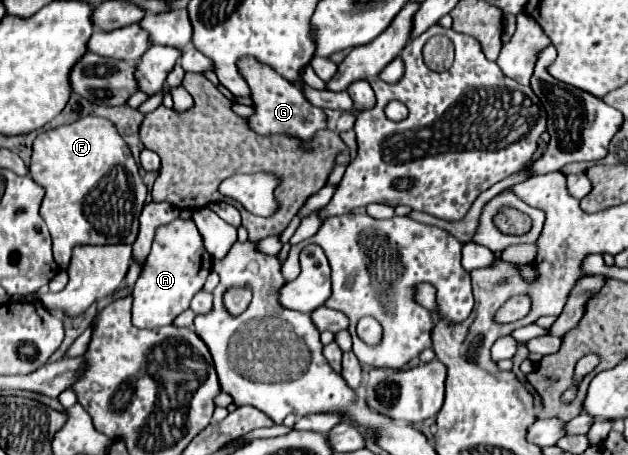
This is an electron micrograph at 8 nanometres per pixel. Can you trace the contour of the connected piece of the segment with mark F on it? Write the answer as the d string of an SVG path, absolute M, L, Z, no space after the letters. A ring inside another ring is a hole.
M82 117L70 125L62 125L50 131L40 133L34 139L34 153L30 163L30 177L46 189L40 215L44 217L50 235L54 261L60 269L70 265L72 249L78 245L106 245L114 243L108 237L114 235L136 235L138 233L138 217L146 199L146 185L138 173L138 165L122 141L118 131L108 119L102 117Z

